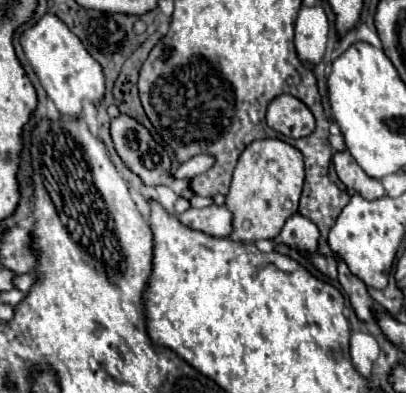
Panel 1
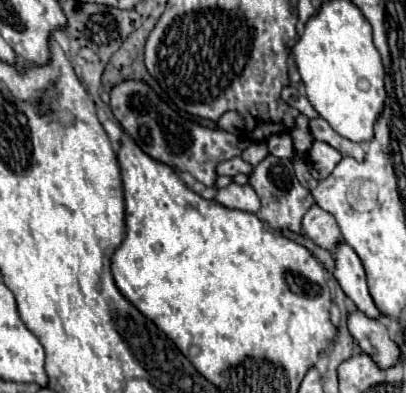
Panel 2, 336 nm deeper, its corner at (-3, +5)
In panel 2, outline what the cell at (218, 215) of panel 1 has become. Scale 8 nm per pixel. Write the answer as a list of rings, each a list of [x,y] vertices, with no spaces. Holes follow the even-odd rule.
[[[231,183],[229,187],[219,189],[215,201],[221,203],[223,207],[249,211],[249,213],[257,213],[261,207],[255,189],[251,185],[237,185],[237,183]]]

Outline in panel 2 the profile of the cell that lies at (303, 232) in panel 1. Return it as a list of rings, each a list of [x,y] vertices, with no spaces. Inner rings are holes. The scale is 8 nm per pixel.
[[[313,205],[303,217],[303,235],[315,241],[319,247],[333,249],[341,241],[341,231],[335,223],[335,217],[323,211],[319,205]]]

